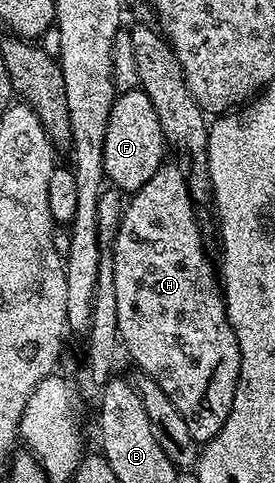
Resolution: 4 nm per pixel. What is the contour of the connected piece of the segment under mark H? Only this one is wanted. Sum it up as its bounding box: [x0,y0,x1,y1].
[114,165,242,445]

